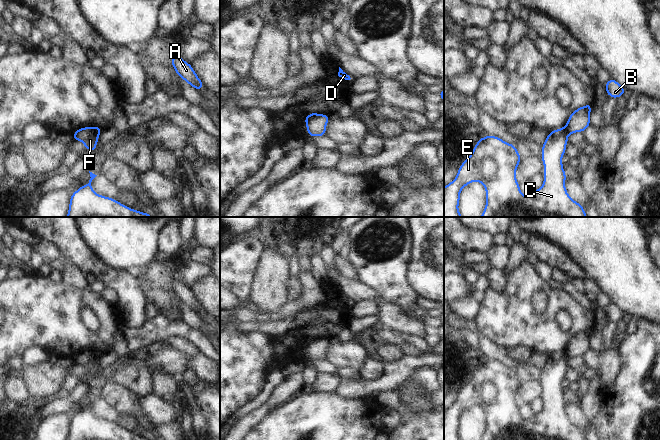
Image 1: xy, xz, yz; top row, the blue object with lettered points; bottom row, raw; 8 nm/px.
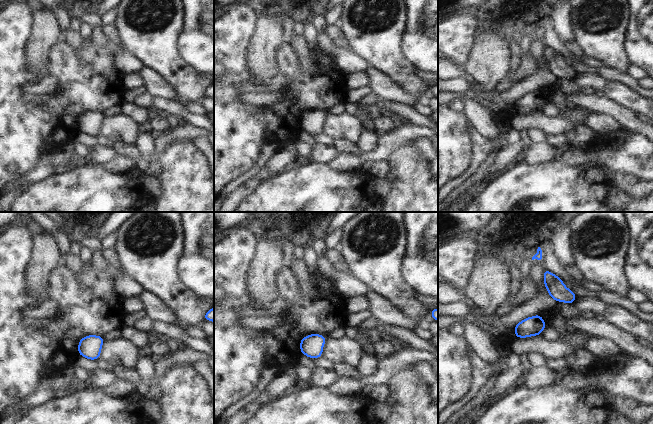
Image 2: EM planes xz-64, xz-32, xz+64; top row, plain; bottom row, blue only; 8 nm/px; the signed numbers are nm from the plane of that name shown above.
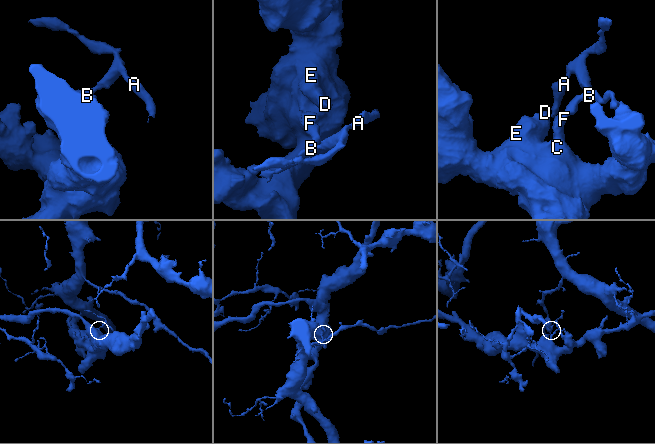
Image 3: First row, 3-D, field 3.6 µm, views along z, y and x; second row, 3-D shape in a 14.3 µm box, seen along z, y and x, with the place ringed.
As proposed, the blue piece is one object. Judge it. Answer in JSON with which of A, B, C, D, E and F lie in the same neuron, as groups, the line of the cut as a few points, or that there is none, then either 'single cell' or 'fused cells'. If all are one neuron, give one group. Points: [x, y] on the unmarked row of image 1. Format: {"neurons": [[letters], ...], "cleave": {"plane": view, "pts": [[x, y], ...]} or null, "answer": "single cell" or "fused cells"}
{"neurons": [["A", "B"], ["C", "D", "E", "F"]], "cleave": {"plane": "yz", "pts": [[564, 351], [569, 357]]}, "answer": "fused cells"}

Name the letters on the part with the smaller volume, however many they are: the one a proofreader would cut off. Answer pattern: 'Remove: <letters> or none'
Remove: A, B

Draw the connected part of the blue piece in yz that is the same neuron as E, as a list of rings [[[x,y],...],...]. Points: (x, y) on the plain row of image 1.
[[[566,352],[550,356],[542,369],[541,382],[544,388],[544,407],[530,420],[524,420],[516,405],[516,392],[522,381],[515,369],[487,359],[479,362],[471,379],[461,388],[455,403],[444,411],[444,440],[461,440],[458,429],[460,416],[468,408],[478,405],[486,414],[486,430],[481,440],[587,440],[583,429],[575,426],[565,412],[566,397],[562,381],[568,366]]]

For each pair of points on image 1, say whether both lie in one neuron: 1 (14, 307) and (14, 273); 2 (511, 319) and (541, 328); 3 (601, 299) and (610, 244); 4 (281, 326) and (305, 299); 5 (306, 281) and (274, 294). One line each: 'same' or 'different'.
1: different
2: same
3: different
4: different
5: different

